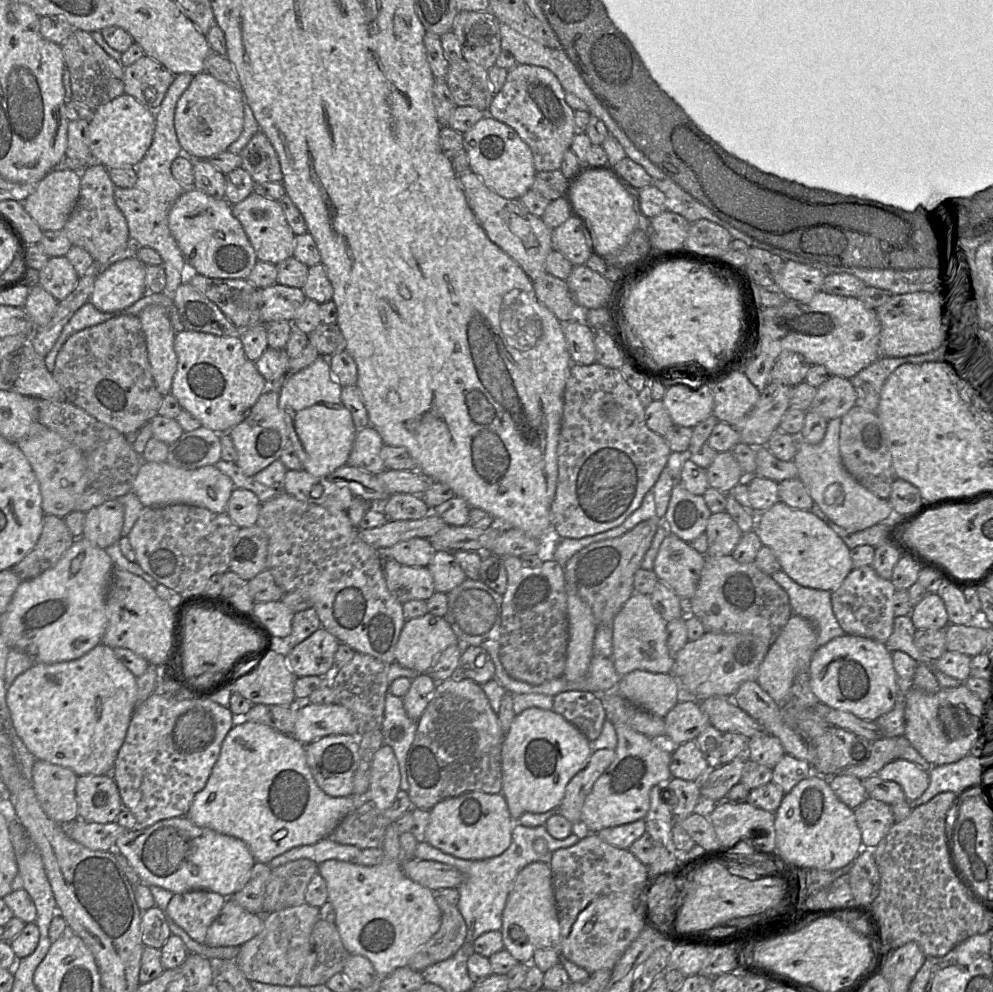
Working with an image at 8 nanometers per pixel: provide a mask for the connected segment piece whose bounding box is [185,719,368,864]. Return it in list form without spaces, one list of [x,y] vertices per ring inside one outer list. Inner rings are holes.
[[[236,719],[236,723],[226,734],[222,742],[219,756],[211,770],[205,787],[195,794],[185,817],[187,817],[196,826],[208,828],[218,833],[242,840],[248,846],[256,862],[268,864],[274,857],[279,856],[292,848],[312,845],[323,838],[328,837],[337,827],[339,822],[348,813],[355,810],[361,804],[362,800],[368,800],[368,791],[366,798],[359,798],[355,796],[331,797],[323,792],[315,782],[307,764],[306,747],[292,735],[280,733],[265,724],[248,721],[246,719]]]

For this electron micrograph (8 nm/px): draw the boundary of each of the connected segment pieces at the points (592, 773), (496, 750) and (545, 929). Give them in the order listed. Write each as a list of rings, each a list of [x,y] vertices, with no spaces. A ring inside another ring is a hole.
[[[614,749],[593,750],[586,765],[569,781],[557,813],[574,826],[583,826],[581,813],[584,802],[597,779],[615,759]]]
[[[452,677],[436,684],[426,709],[417,721],[414,740],[406,757],[406,774],[412,808],[431,810],[440,801],[480,791],[501,794],[503,734],[482,686],[464,677]]]
[[[532,862],[518,873],[503,910],[500,932],[504,949],[519,963],[529,964],[537,948],[559,949],[560,924],[549,864]]]

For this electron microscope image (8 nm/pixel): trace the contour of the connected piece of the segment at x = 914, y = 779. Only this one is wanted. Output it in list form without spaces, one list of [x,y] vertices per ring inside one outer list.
[[[896,759],[888,763],[877,776],[882,780],[897,783],[909,802],[920,798],[930,783],[928,771],[903,759]]]

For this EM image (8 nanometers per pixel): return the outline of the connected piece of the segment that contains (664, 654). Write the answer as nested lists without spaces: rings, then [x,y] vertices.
[[[634,593],[623,605],[612,622],[612,660],[620,676],[634,670],[670,674],[675,657],[667,646],[667,622],[651,603],[649,595]]]

